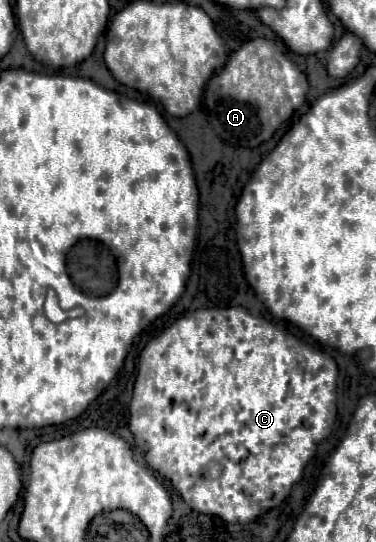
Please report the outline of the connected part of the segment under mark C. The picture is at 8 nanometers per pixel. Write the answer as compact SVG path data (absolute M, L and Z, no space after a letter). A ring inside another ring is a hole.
M241 306L201 308L195 312L189 312L183 318L179 318L177 322L173 322L157 338L149 340L147 346L141 350L137 380L133 386L133 398L131 398L131 406L129 406L129 412L131 412L129 428L137 440L137 448L143 450L147 464L173 484L173 488L181 494L185 504L189 504L193 510L199 510L203 514L219 516L225 522L247 524L247 522L253 522L259 514L267 512L269 508L275 508L277 504L281 504L287 498L293 484L301 480L303 468L305 468L307 460L315 454L317 444L329 436L331 426L335 422L335 414L337 414L337 406L335 406L337 386L335 386L335 382L337 382L337 364L329 354L313 350L311 346L307 346L299 338L295 340L293 336L287 336L273 322L269 322L261 316L251 316ZM213 462L217 462L221 466L221 474L217 478L213 478L207 472L207 466Z

